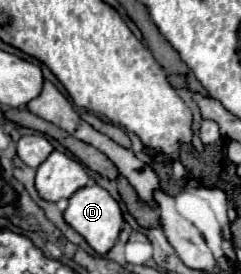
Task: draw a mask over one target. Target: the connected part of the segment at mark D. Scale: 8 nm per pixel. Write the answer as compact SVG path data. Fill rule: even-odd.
M91 185L85 189L79 189L71 199L69 207L65 209L65 221L99 253L105 255L117 241L121 225L123 225L123 213L119 203L99 185Z

